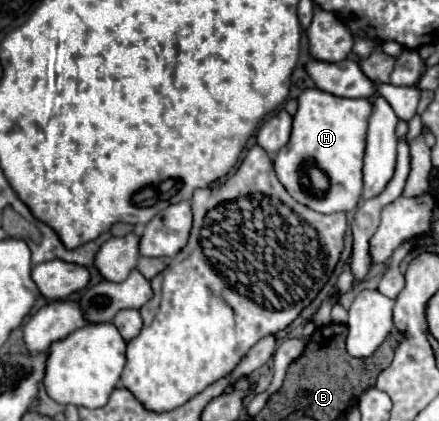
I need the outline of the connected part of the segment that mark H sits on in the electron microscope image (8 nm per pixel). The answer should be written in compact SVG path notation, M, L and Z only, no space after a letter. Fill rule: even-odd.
M306 88L298 98L298 112L294 114L292 136L284 148L274 156L274 170L282 186L304 206L322 212L348 212L354 210L362 196L362 158L366 146L368 118L372 104L366 98L340 98L318 88ZM314 160L328 176L330 186L324 196L310 196L300 184L298 168L302 162Z

